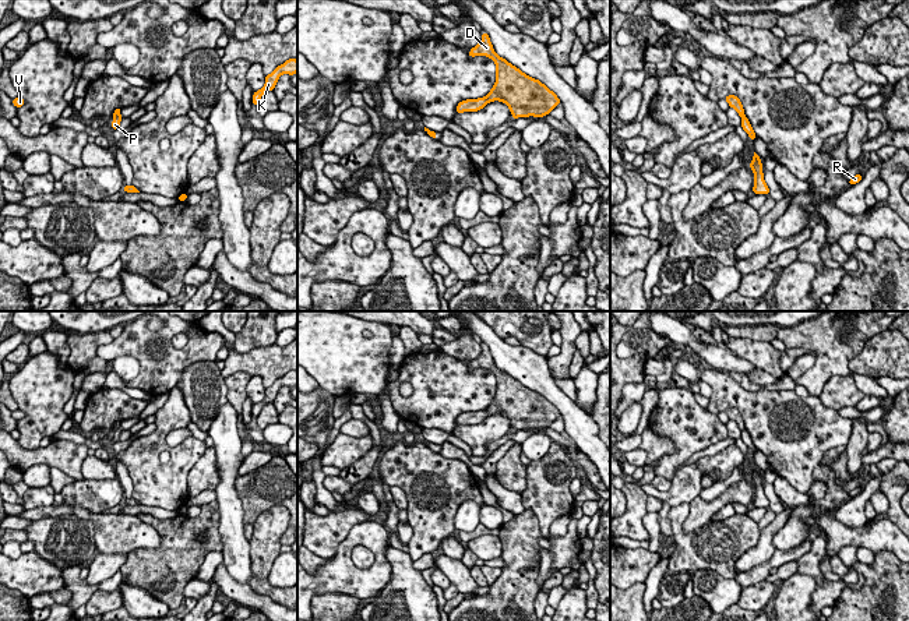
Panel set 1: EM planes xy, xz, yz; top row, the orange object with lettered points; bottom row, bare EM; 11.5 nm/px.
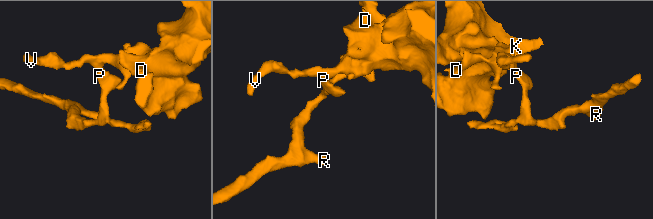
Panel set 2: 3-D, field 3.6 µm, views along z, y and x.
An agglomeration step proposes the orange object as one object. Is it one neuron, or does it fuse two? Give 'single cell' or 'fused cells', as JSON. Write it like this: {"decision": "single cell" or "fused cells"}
{"decision": "fused cells"}

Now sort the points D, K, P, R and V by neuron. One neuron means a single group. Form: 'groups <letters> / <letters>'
groups D K V / P R

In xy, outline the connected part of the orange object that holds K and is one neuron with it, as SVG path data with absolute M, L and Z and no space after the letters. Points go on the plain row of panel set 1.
M289 371L283 377L278 378L271 387L265 388L264 399L253 406L253 417L257 419L257 416L261 412L261 409L267 403L274 403L274 401L275 401L275 398L278 395L278 391L282 387L293 388L296 385L297 385L297 373L296 371Z

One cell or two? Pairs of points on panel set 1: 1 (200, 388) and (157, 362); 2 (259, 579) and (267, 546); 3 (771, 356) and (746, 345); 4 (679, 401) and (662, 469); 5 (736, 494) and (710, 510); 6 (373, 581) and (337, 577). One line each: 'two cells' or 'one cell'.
1: two cells
2: one cell
3: one cell
4: one cell
5: one cell
6: one cell

